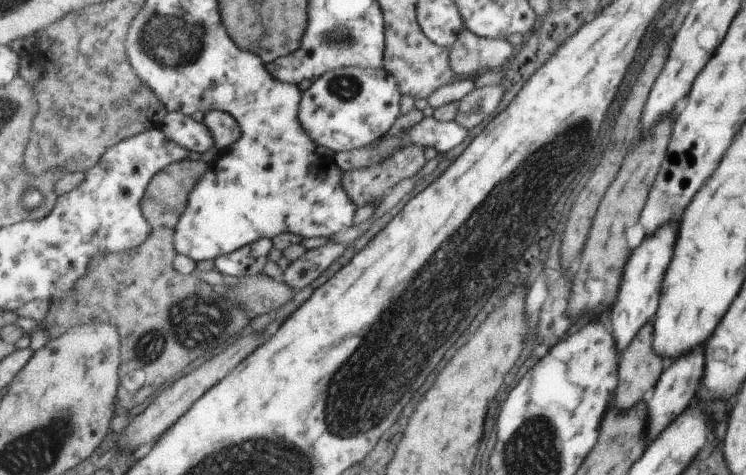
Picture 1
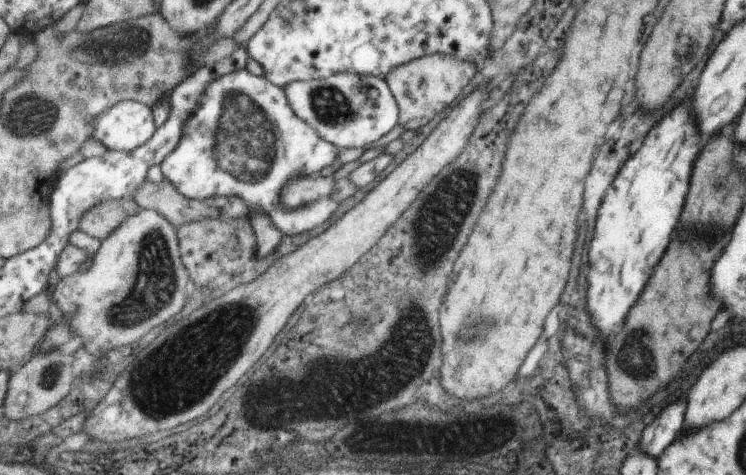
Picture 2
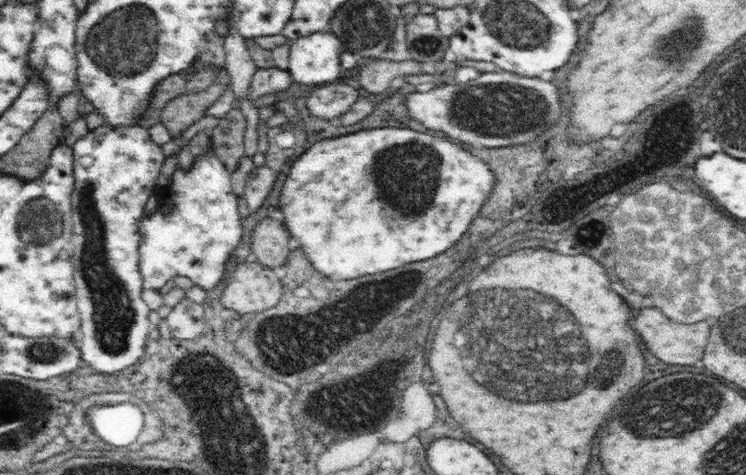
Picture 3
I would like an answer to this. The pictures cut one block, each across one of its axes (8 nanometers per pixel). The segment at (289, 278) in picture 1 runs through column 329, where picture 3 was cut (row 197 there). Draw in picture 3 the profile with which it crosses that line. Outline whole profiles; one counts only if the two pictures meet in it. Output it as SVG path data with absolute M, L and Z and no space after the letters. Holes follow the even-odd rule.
M266 165L256 166L248 174L244 196L250 212L258 212L270 194L274 182L276 182L277 173L272 171Z

